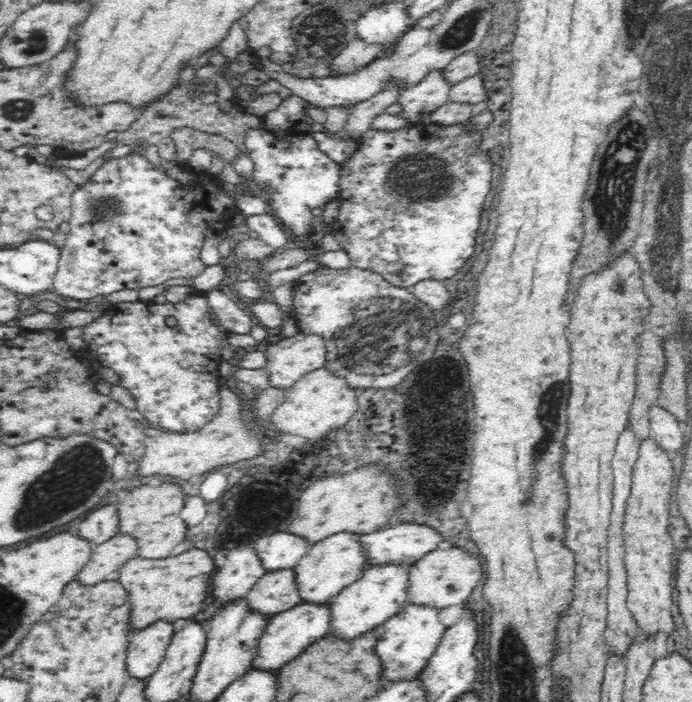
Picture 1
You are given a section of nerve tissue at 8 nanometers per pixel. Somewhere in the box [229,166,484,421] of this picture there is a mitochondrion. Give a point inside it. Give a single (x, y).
(380, 334)

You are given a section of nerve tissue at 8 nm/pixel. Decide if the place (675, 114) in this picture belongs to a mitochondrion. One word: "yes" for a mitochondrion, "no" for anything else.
yes

